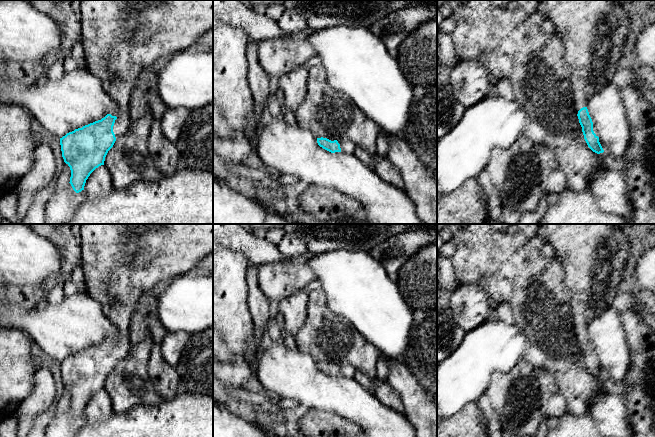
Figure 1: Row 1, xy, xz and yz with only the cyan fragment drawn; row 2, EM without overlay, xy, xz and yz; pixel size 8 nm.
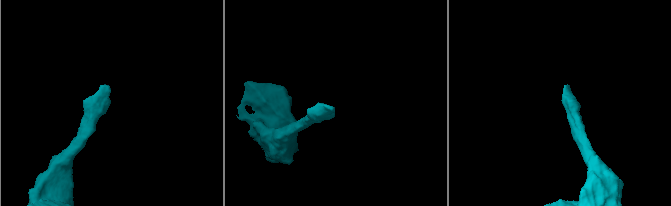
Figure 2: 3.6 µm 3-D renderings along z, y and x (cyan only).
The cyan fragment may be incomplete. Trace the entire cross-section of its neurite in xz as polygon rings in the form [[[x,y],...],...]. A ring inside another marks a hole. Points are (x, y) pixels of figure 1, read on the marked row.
[[[317,138],[317,143],[323,149],[335,153],[343,152],[345,154],[352,154],[355,150],[355,144],[349,139],[343,139],[340,142],[337,140],[331,141],[327,138]]]

